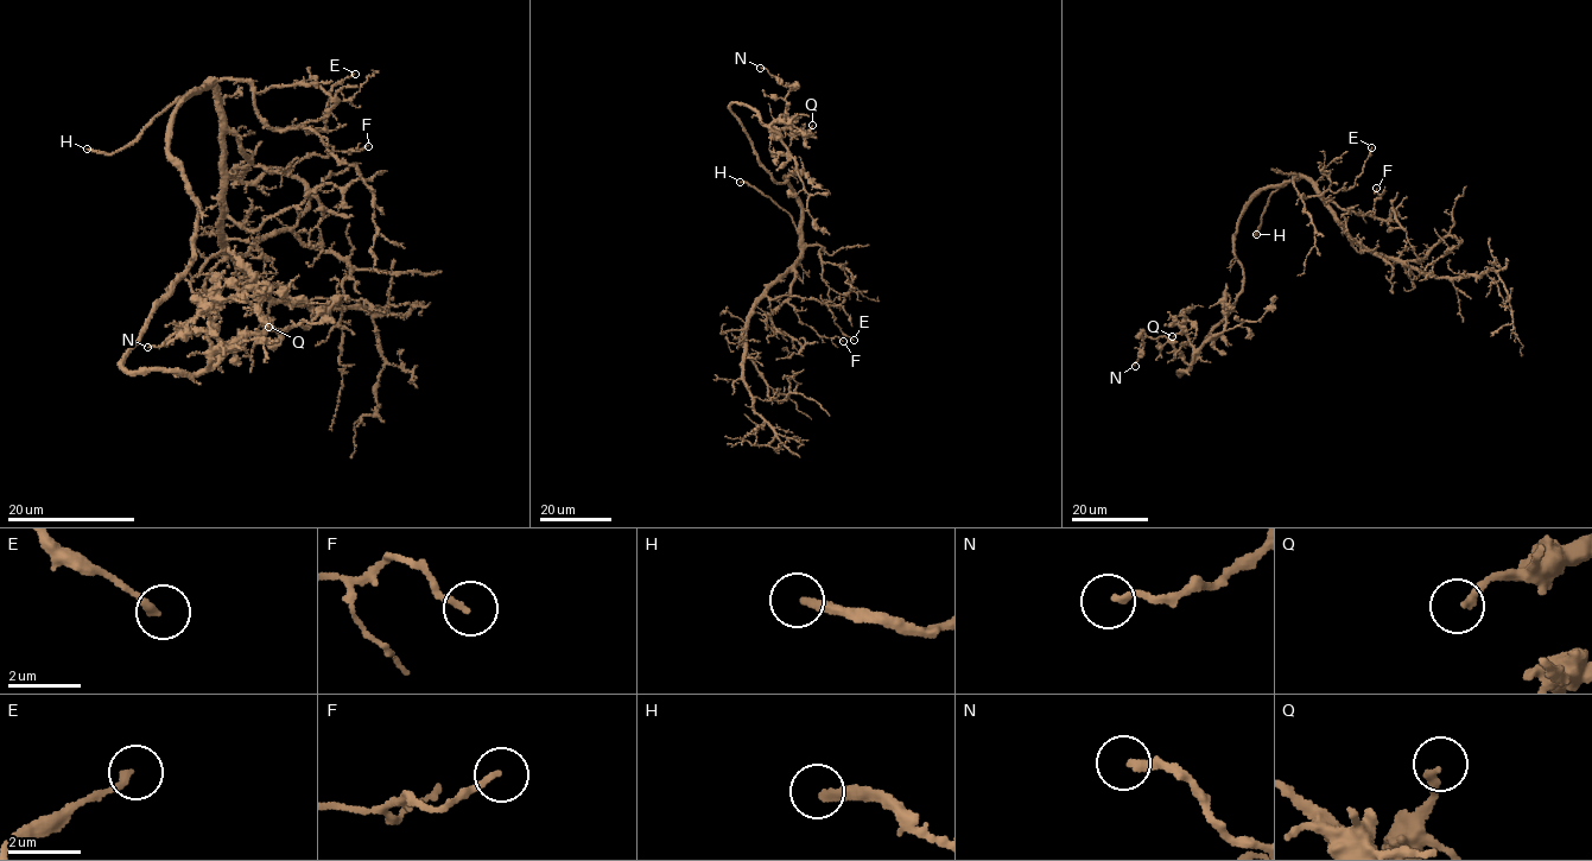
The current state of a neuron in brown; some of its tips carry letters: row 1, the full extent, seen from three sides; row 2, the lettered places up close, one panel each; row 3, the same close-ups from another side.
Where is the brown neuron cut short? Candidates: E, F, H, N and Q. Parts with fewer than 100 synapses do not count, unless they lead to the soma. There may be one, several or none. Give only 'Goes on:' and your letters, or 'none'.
Goes on: H

